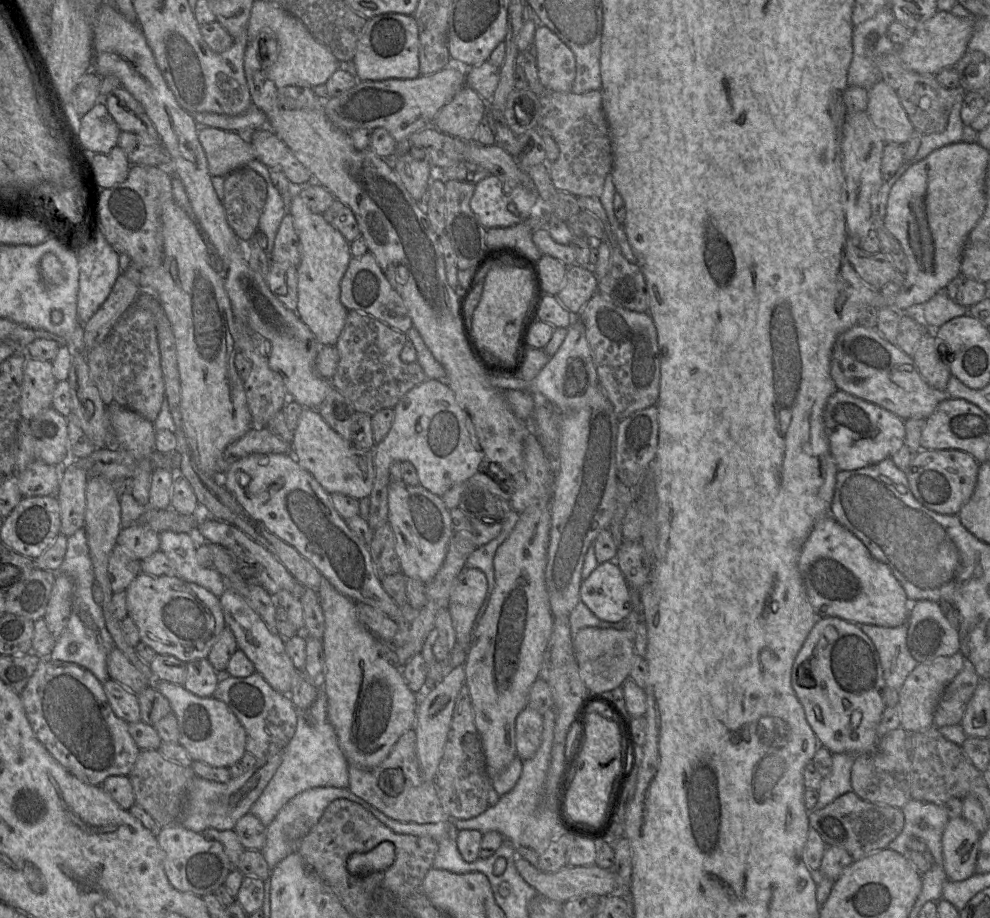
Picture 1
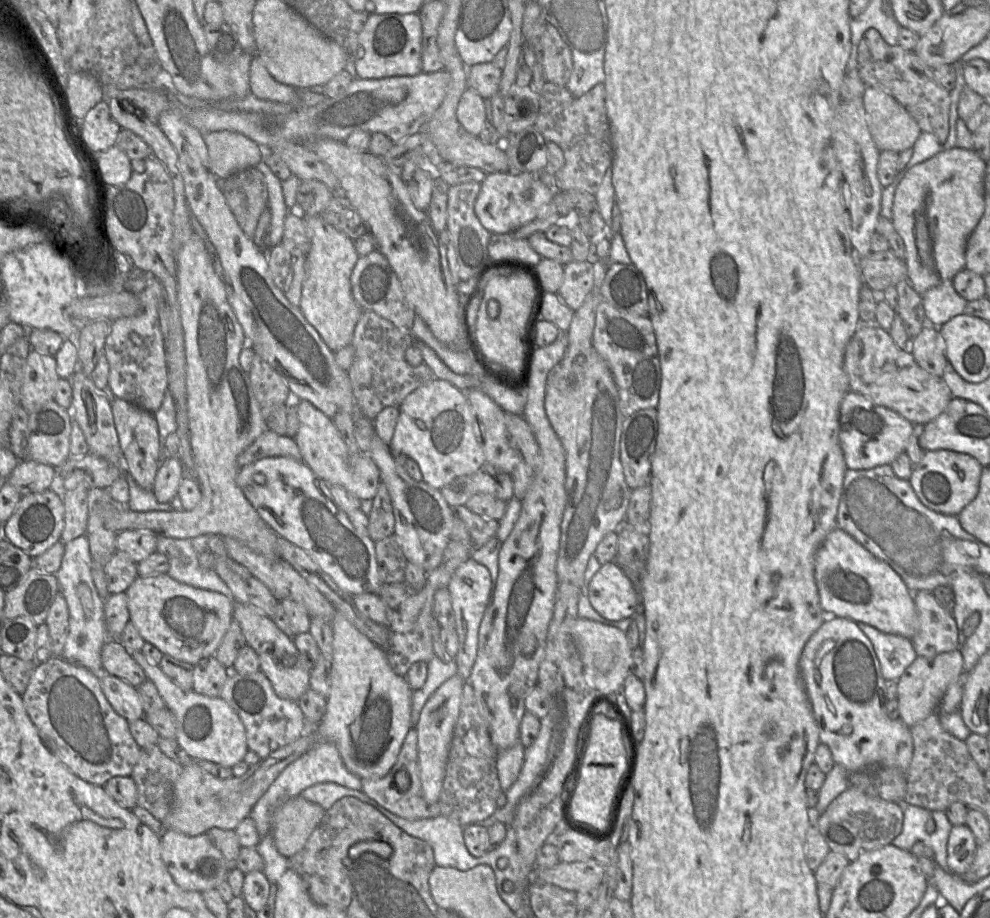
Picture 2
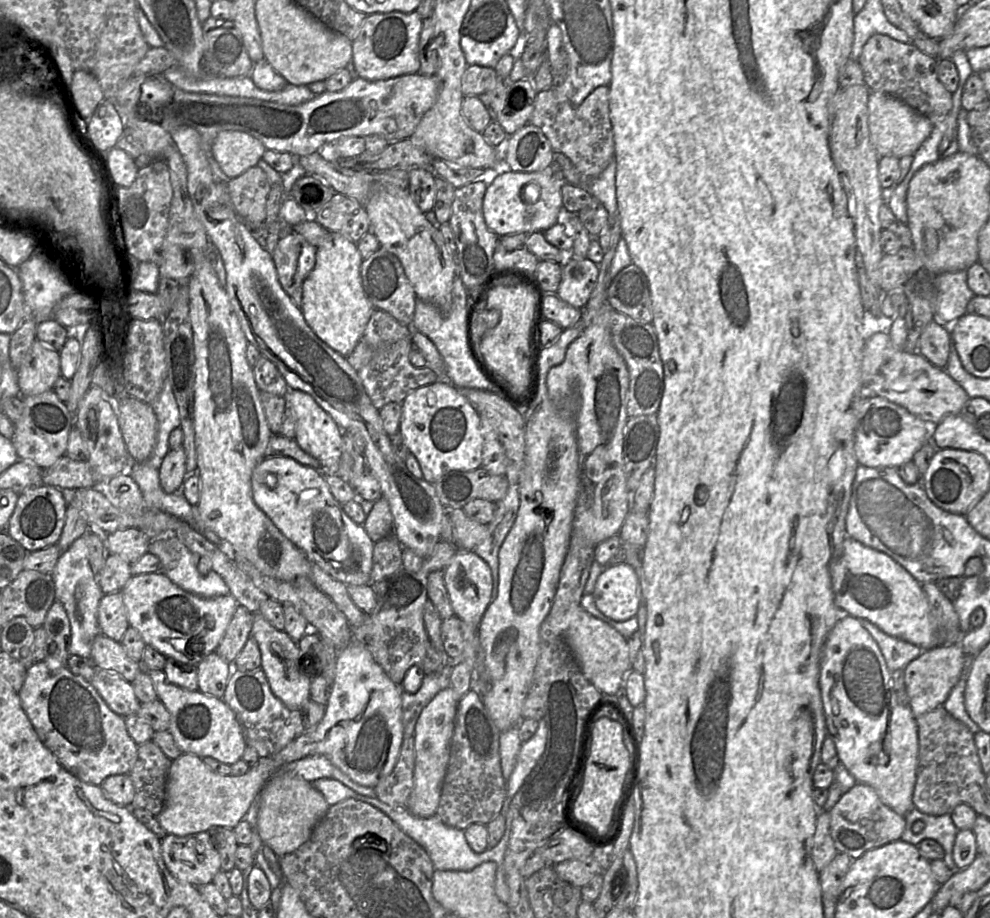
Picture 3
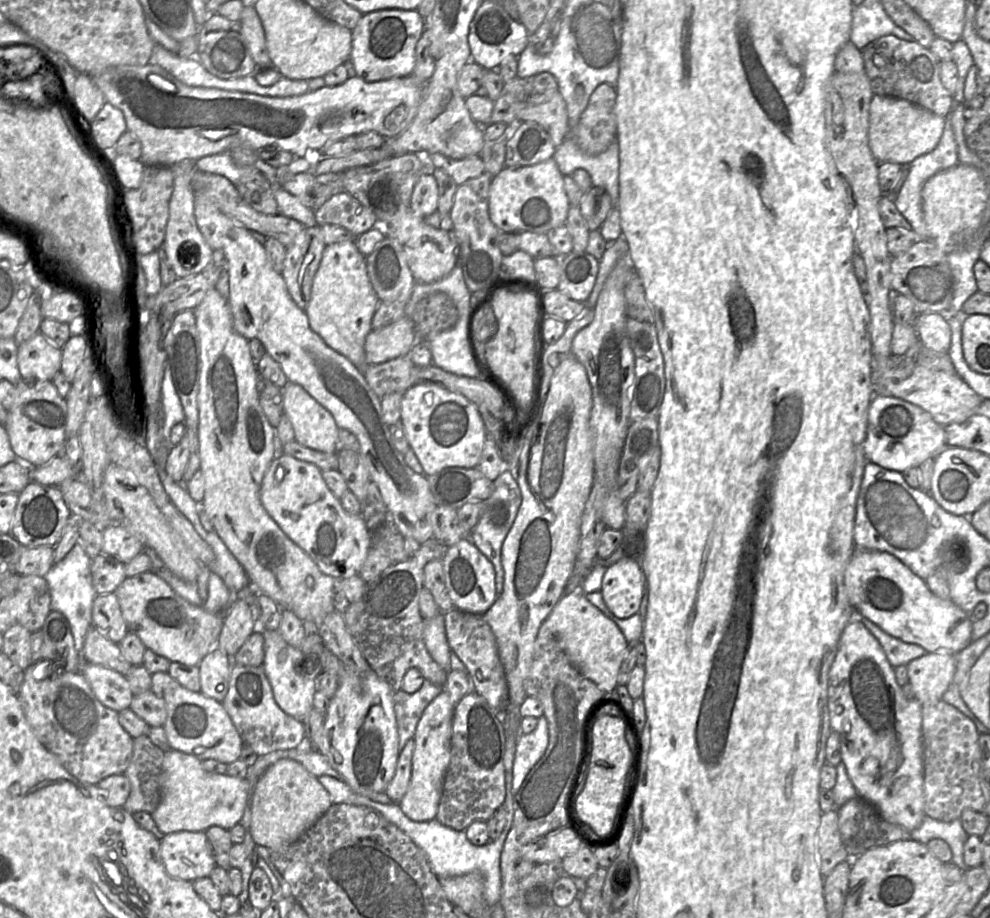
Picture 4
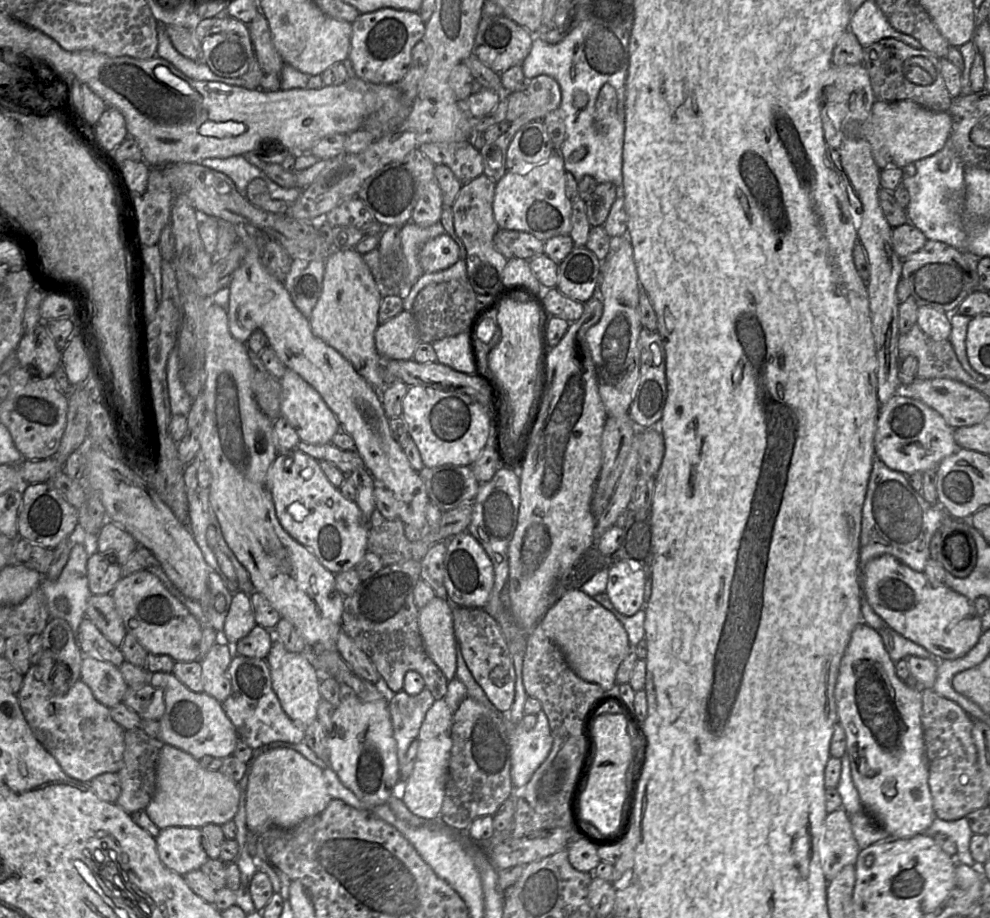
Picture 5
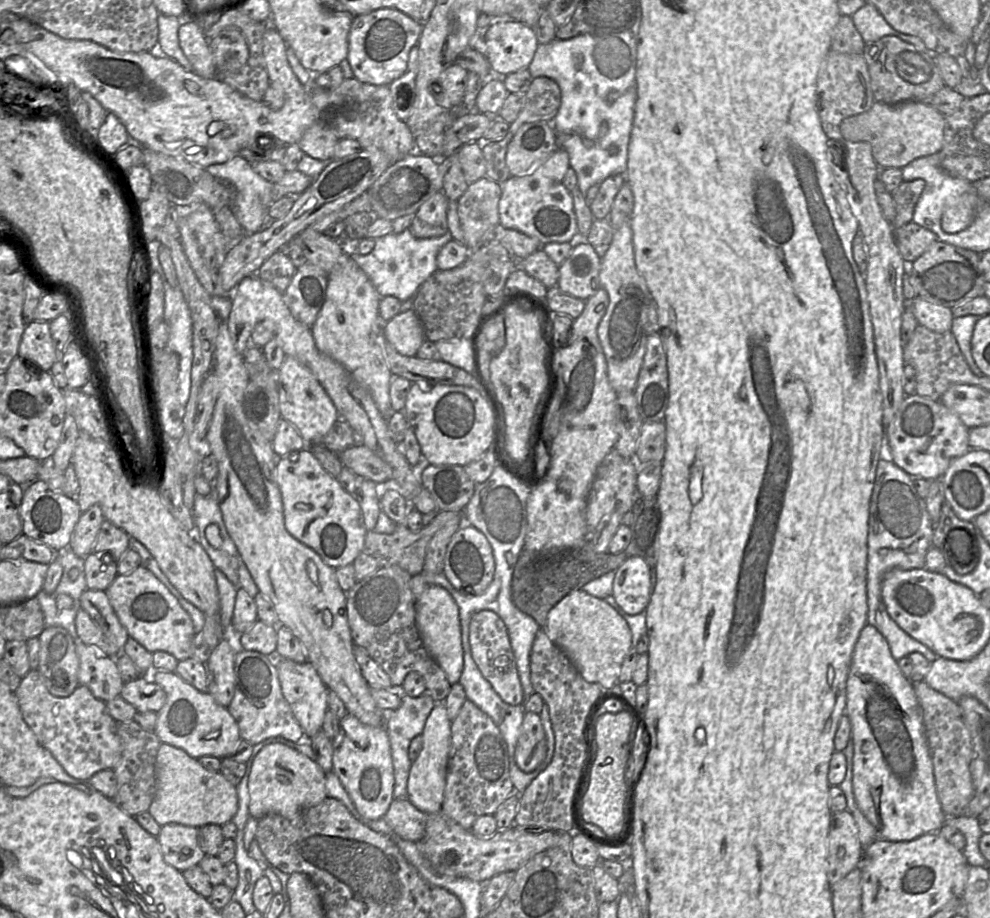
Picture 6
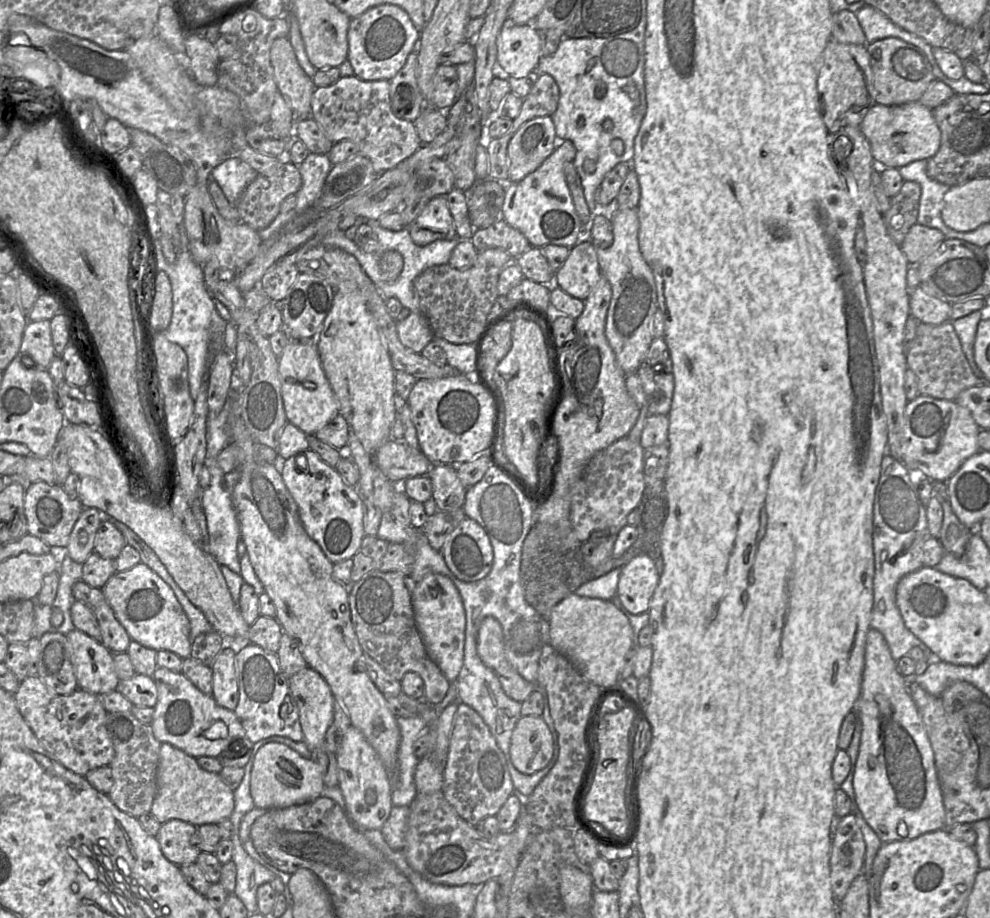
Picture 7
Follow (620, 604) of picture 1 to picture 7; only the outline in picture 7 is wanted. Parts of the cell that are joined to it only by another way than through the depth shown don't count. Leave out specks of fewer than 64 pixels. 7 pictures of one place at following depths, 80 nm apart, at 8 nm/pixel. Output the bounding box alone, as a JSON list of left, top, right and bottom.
[616,556,659,614]

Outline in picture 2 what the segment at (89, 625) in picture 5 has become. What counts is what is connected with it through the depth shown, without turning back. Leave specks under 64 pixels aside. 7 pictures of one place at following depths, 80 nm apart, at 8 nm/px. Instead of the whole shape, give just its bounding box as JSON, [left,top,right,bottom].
[101,639,147,688]

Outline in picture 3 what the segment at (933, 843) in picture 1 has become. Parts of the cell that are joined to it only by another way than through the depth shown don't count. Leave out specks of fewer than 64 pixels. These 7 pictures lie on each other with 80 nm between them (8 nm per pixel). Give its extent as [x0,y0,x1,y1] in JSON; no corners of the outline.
[900,807,959,872]

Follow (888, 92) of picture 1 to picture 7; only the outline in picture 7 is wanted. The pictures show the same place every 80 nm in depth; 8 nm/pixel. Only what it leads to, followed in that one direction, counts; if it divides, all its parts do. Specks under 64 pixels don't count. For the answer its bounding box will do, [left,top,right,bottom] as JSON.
[860,102,941,169]

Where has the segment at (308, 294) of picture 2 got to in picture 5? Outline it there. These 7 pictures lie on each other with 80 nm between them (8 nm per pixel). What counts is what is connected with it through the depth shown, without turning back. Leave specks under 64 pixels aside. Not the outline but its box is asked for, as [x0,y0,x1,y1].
[309,248,387,393]

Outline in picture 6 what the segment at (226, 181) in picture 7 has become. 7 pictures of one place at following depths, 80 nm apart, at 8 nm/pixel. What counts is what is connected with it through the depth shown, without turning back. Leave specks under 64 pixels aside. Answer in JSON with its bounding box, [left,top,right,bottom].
[206,156,276,233]

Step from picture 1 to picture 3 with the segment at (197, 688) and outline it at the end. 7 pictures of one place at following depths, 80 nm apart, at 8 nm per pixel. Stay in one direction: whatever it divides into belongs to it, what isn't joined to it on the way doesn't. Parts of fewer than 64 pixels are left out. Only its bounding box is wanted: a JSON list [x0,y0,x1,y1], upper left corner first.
[196,651,233,698]

